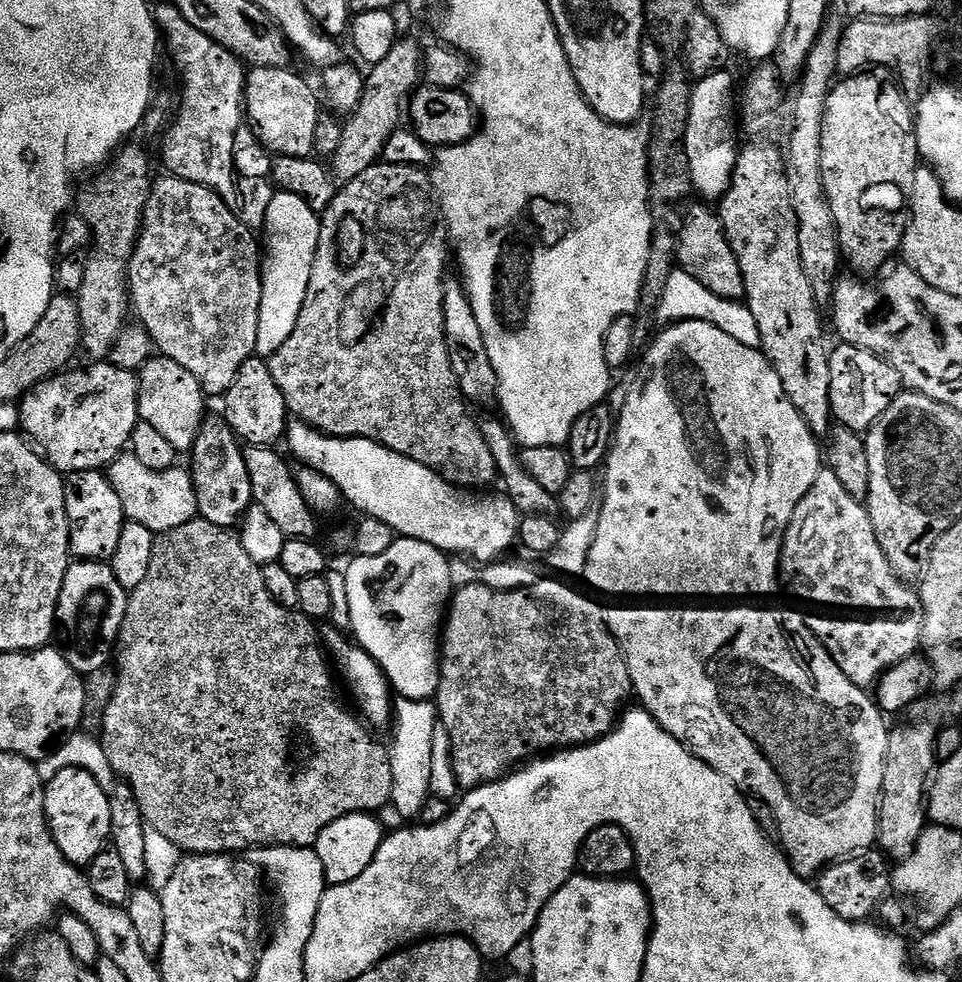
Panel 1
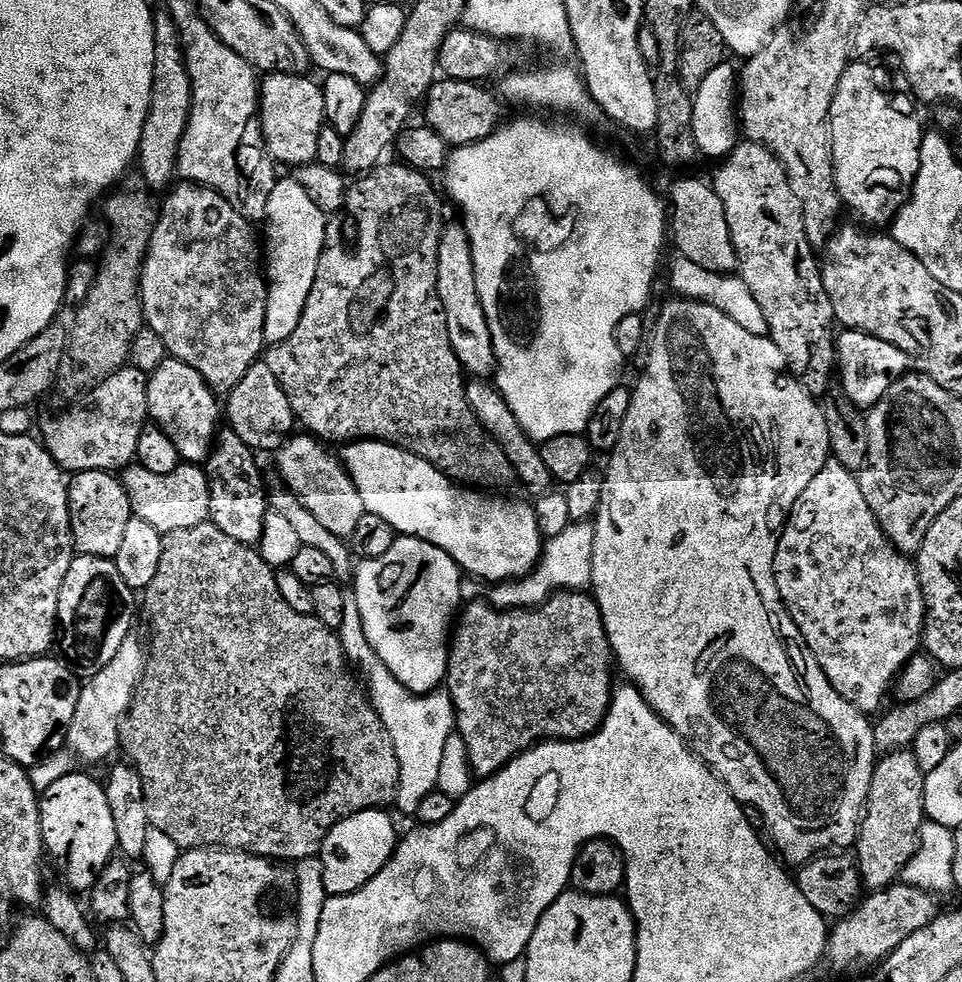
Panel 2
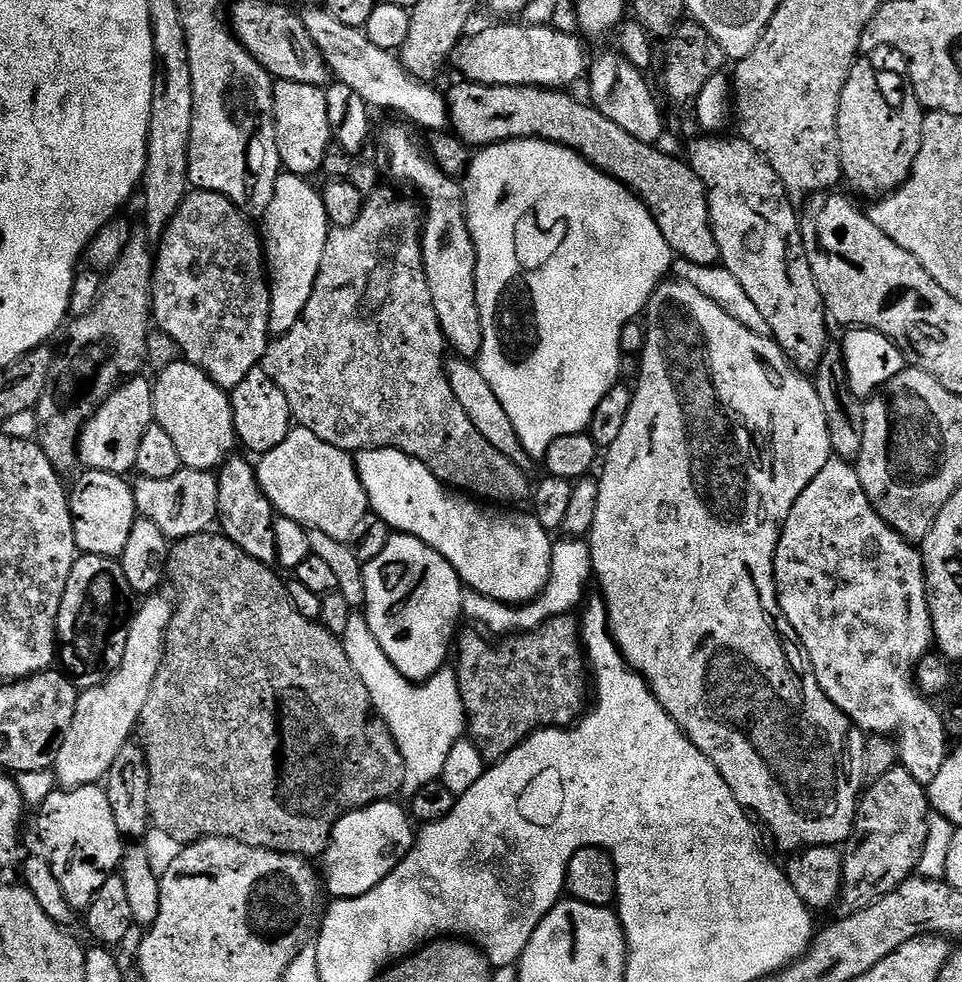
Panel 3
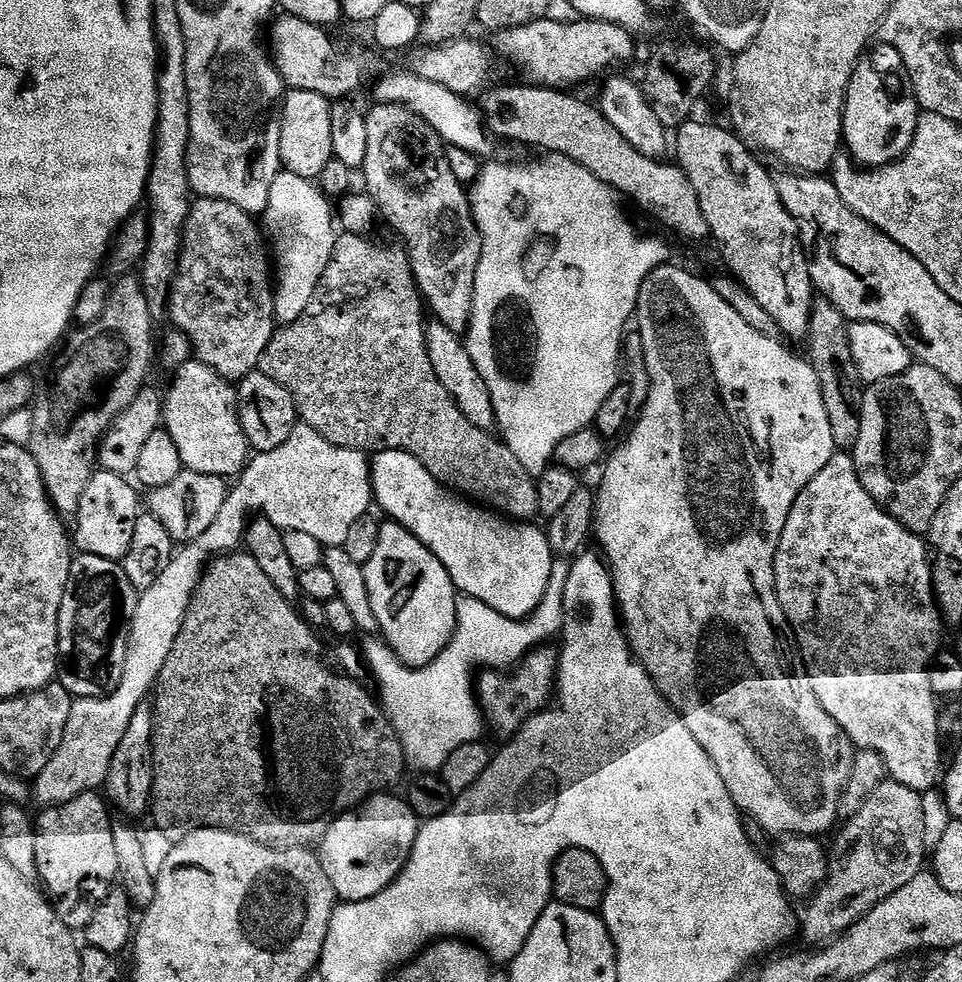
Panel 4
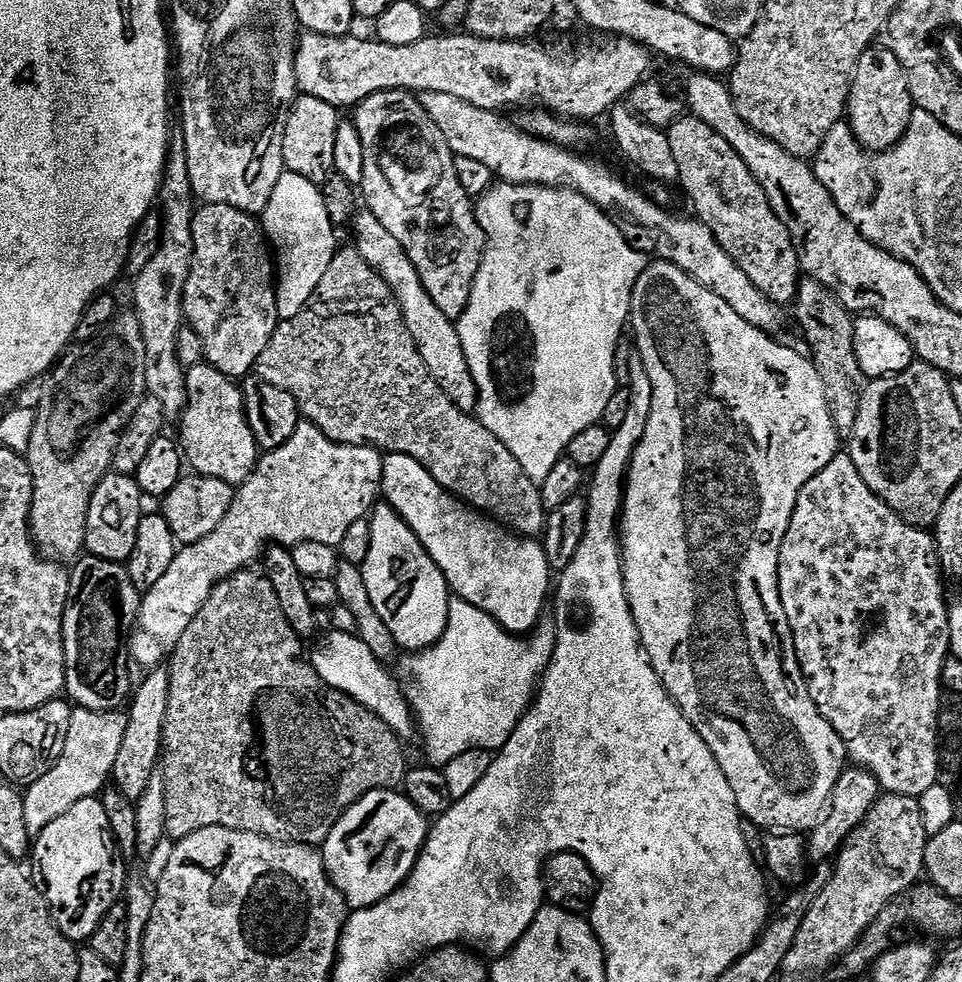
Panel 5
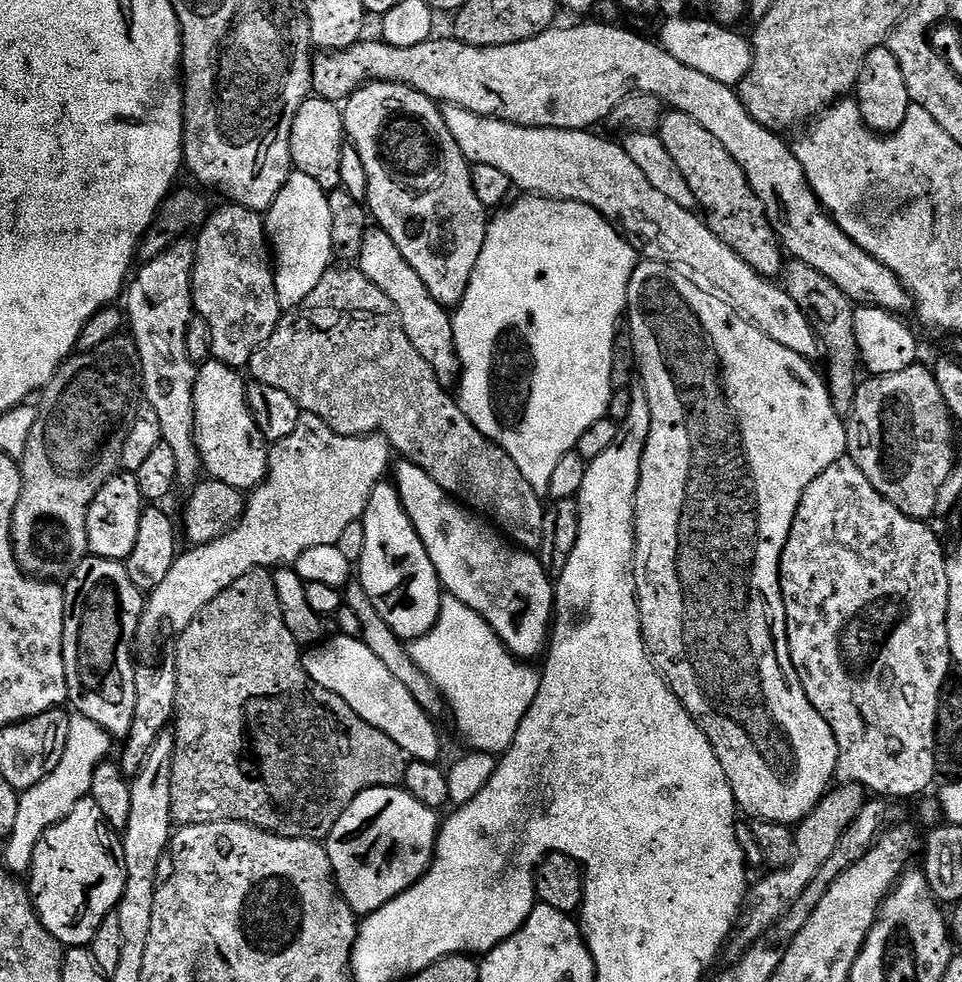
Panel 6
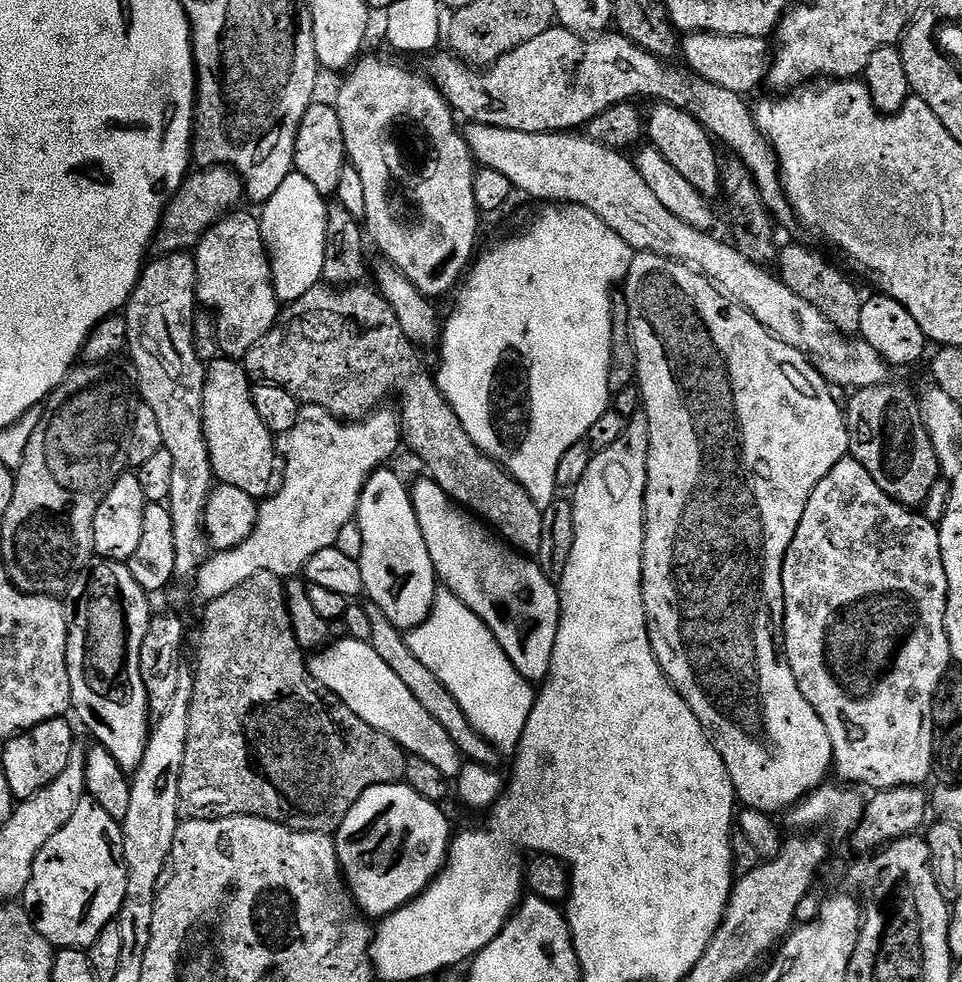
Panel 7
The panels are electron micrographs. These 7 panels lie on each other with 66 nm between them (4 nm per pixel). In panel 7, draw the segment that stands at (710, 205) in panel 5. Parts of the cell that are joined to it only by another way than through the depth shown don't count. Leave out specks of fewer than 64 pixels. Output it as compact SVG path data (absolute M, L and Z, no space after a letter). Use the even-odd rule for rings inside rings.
M663 102L651 106L653 108L646 112L647 143L657 148L662 158L666 158L666 162L670 162L670 166L674 166L674 170L678 170L678 174L682 174L682 178L686 178L686 182L690 182L690 186L694 186L701 196L711 198L717 195L720 192L721 161L716 160L713 137L690 113L681 108Z

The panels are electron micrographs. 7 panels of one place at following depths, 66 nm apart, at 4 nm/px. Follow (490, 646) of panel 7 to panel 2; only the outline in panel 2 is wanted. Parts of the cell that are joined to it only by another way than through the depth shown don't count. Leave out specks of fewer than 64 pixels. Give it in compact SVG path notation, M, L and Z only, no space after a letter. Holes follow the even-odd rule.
M584 538L584 540L568 539L549 539L543 545L540 562L531 576L525 576L523 580L489 587L487 599L501 610L527 610L543 604L545 600L549 600L558 592L565 590L584 592L592 582L594 542L590 538ZM346 591L346 614L342 617L338 635L349 661L357 669L360 667L364 671L367 695L371 704L376 707L376 713L382 718L390 734L390 742L394 742L394 750L398 754L400 789L396 795L395 811L415 817L424 800L437 791L438 766L441 765L442 754L445 753L446 740L456 732L456 711L452 705L452 697L444 690L418 696L406 690L406 686L402 686L402 682L398 682L394 674L390 674L382 658L378 658L375 650L368 645L366 630L362 626L362 614L358 614L355 591Z

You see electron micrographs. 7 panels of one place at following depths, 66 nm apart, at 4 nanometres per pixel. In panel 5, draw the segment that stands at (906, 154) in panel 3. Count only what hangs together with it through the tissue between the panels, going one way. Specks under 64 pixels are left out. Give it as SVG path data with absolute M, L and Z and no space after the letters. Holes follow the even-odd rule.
M883 46L867 48L858 58L856 73L848 95L847 123L852 125L856 140L873 152L893 148L906 134L914 111L908 79L902 62L894 58L890 49Z

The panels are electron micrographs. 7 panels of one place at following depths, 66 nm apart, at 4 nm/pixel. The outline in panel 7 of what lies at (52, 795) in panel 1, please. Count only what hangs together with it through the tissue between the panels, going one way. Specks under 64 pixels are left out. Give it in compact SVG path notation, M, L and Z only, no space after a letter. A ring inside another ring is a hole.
M89 798L78 802L78 810L70 814L70 822L38 850L34 858L34 874L22 897L23 907L28 910L28 917L34 922L38 934L49 940L53 949L78 948L87 950L102 934L102 930L119 917L122 902L126 898L128 867L124 861L124 830L121 821L115 820Z

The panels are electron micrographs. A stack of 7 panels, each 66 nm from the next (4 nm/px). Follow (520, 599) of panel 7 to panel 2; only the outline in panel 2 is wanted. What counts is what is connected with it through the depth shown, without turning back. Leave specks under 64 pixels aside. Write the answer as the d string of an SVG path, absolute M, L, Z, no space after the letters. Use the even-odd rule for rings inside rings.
M365 438L347 445L342 455L344 469L354 482L358 494L362 494L364 511L378 514L378 518L390 522L400 536L417 536L420 540L438 546L465 573L477 576L480 580L489 580L495 586L505 582L523 580L531 576L540 562L542 537L535 518L535 510L531 503L519 504L516 500L499 500L499 495L485 494L468 486L461 486L442 474L430 462L410 454L406 450L396 448L392 444L383 444L380 440Z

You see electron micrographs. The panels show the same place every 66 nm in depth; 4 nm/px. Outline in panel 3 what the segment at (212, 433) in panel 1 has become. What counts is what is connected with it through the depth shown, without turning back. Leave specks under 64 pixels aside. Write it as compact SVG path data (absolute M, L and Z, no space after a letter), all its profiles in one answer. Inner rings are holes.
M233 454L220 465L218 475L218 528L234 546L238 546L250 558L272 566L277 563L276 535L272 529L274 509L266 494L260 489L253 461L243 460Z

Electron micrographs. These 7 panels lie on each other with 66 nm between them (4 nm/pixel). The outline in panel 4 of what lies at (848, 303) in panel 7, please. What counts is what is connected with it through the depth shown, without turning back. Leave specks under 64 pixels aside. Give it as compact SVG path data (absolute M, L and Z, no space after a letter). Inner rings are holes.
M816 298L812 301L810 326L806 341L806 359L811 364L822 390L822 402L826 406L826 418L830 418L830 434L834 434L837 449L851 450L856 447L858 434L862 431L860 402L862 381L858 366L854 366L854 350L850 350L849 322L828 300Z

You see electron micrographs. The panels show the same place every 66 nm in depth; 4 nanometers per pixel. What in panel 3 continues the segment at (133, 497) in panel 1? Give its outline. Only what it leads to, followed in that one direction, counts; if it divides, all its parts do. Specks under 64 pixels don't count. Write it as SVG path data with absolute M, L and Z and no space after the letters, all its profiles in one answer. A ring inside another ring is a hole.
M183 467L178 474L174 474L174 478L140 478L132 484L132 493L134 494L134 502L136 503L137 513L145 520L152 520L154 526L158 526L158 530L162 530L162 534L166 534L169 541L185 540L191 536L196 536L199 532L209 531L217 523L218 520L218 482L216 476L212 472L199 472L193 468Z

